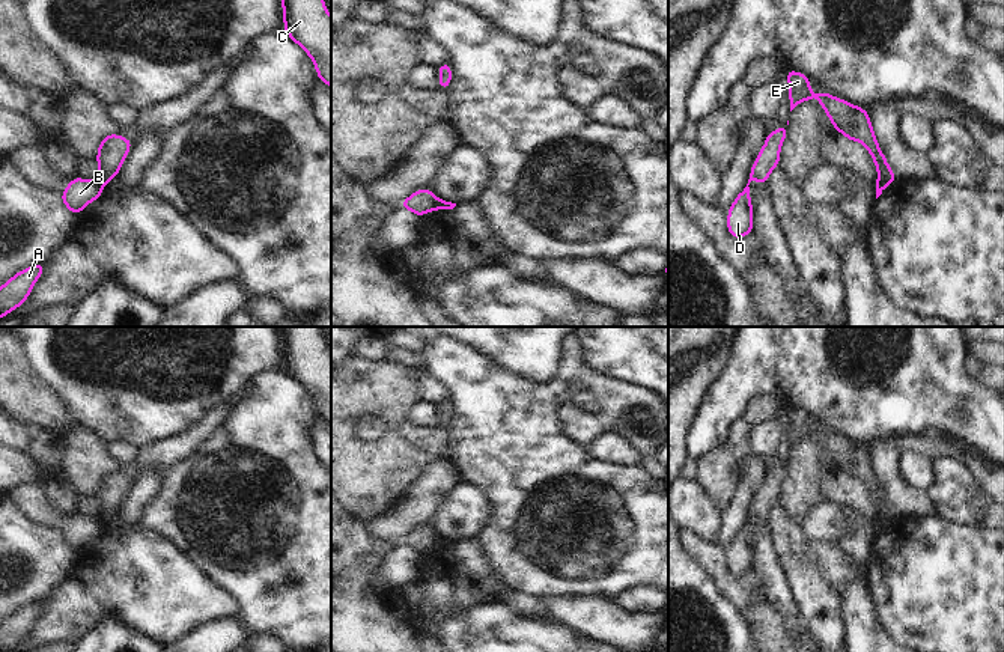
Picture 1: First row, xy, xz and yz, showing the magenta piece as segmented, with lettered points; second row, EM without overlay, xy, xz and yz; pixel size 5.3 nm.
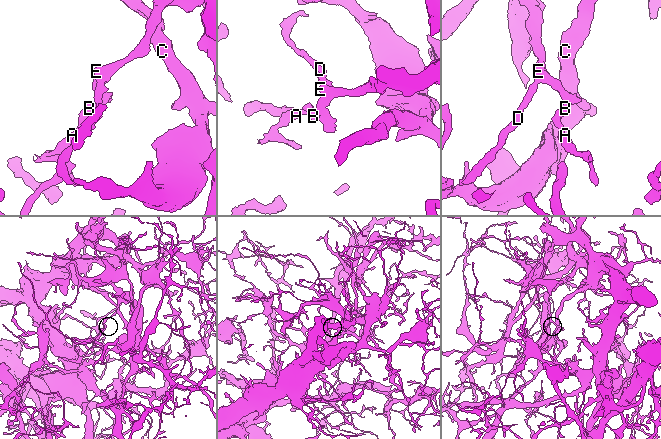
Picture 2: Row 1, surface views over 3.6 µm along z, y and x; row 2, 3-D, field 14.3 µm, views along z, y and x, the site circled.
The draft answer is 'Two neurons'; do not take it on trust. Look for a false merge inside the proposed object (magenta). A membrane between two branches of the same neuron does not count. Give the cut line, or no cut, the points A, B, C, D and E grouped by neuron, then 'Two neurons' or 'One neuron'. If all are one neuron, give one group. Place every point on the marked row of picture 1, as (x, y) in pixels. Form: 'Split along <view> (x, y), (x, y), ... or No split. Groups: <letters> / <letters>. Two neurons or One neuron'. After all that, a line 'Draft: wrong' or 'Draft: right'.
Split along xz (438, 199), (434, 210). Groups: A B / C D E. Two neurons
Draft: right

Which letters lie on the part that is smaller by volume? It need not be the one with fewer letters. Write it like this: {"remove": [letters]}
{"remove": ["A", "B"]}

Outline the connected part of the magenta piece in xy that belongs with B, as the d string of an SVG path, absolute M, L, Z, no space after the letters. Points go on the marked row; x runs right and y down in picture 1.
M72 178L60 197L72 214L80 214L90 202L95 202L102 196L102 188L96 181Z

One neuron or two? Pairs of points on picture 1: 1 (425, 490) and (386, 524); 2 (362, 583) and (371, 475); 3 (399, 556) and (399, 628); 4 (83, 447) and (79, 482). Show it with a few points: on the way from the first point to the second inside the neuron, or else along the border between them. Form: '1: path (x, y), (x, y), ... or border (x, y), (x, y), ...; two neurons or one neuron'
1: path (416, 499), (395, 520); one neuron
2: border (346, 509), (366, 520); two neurons
3: border (384, 554), (378, 565), (378, 575), (398, 589); two neurons
4: path (83, 457), (82, 473); one neuron

